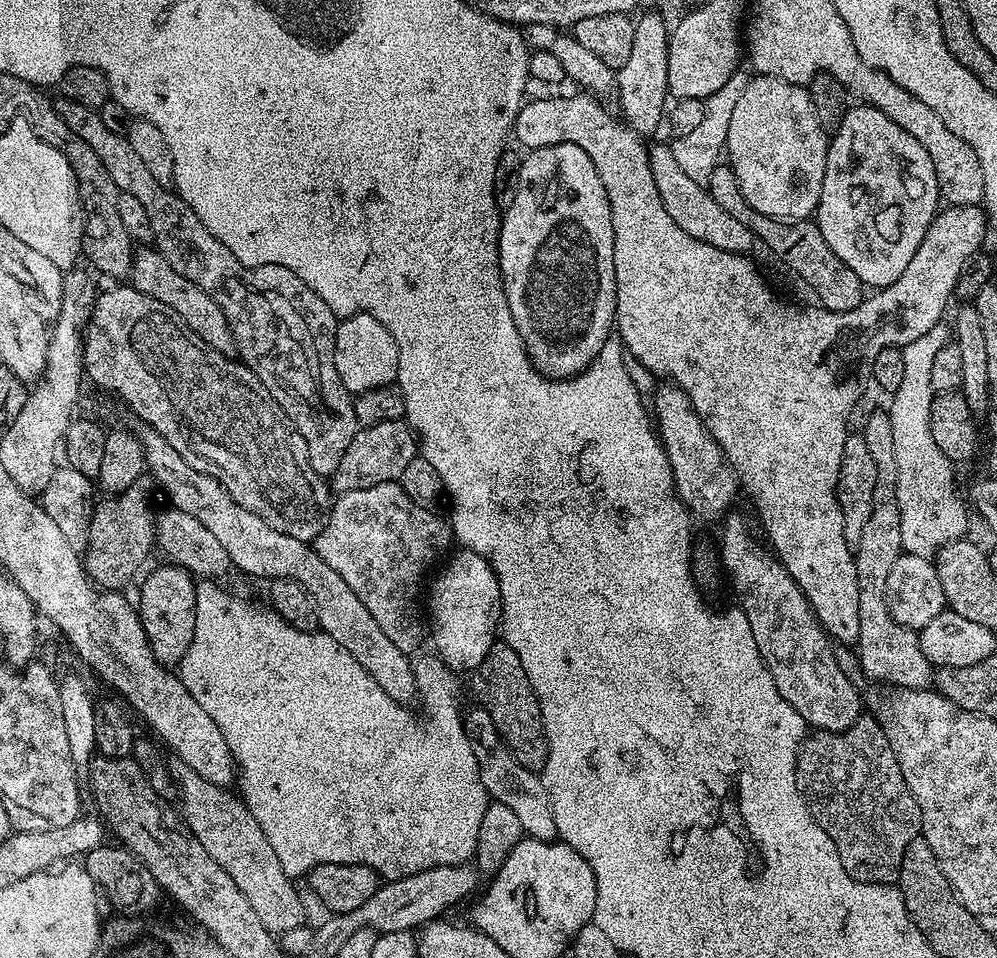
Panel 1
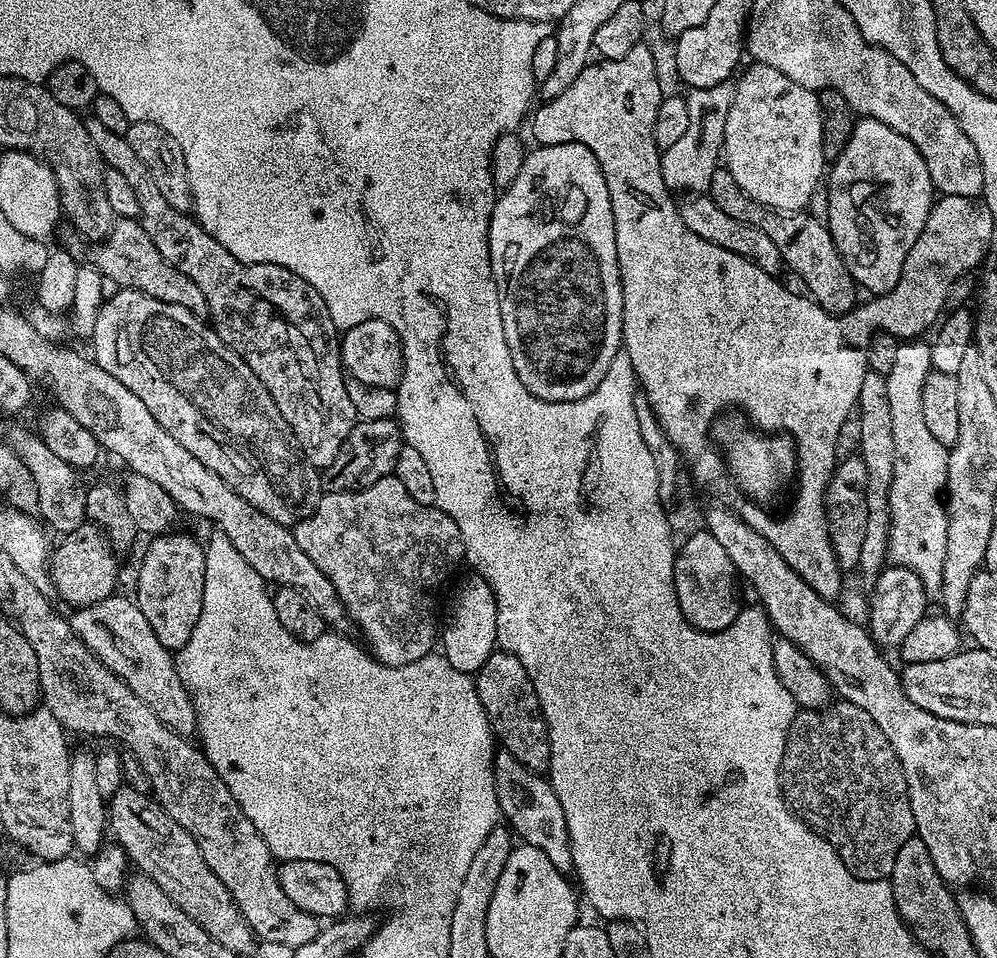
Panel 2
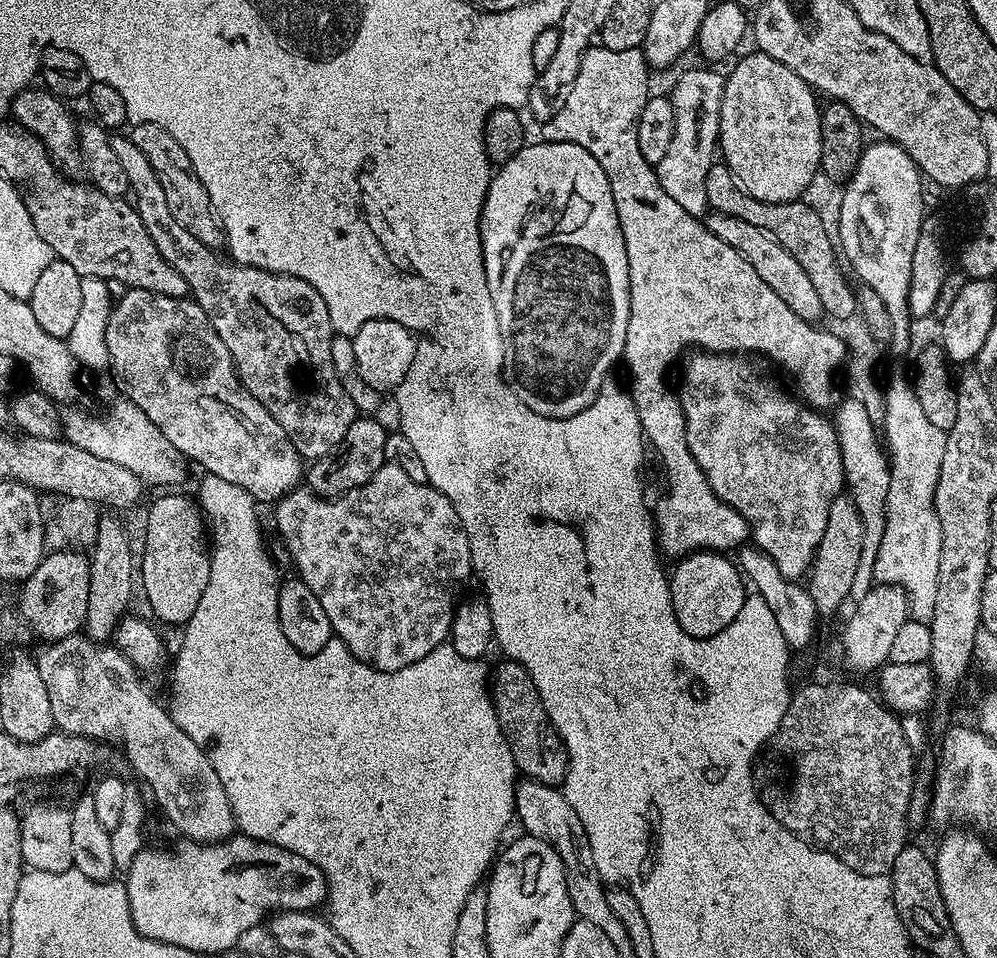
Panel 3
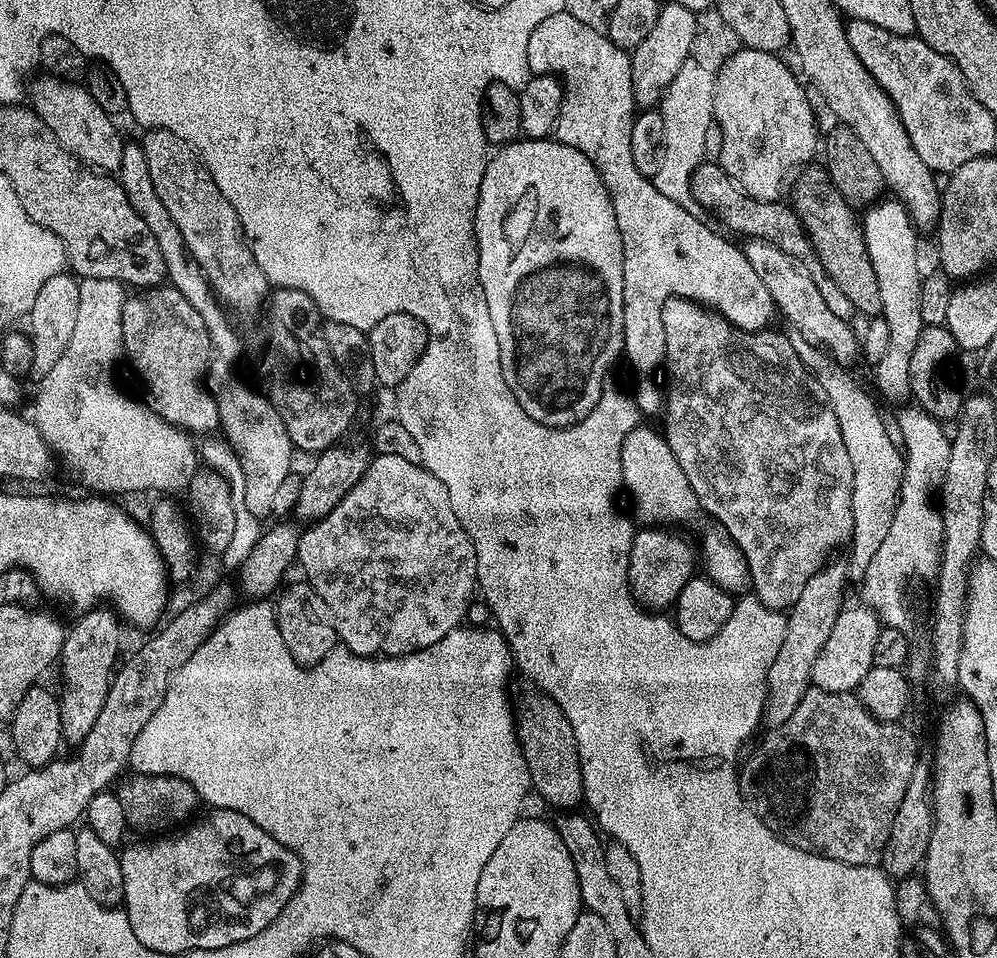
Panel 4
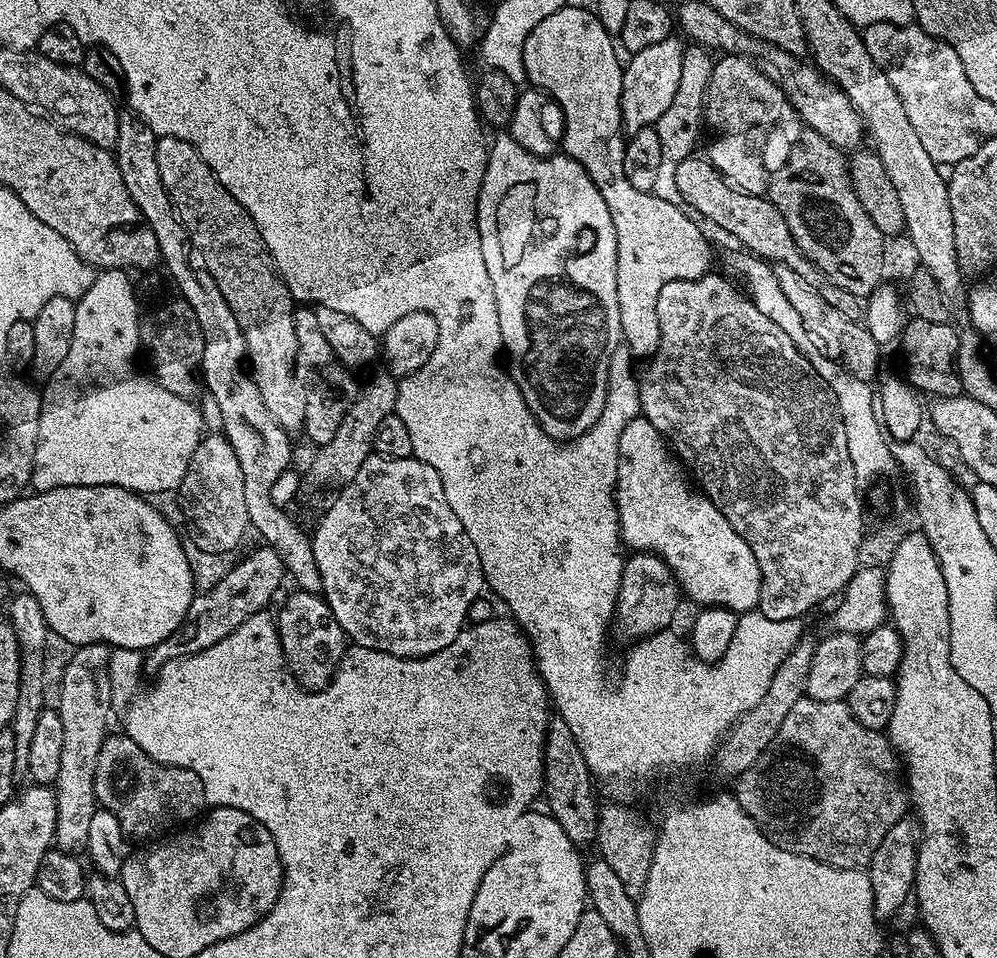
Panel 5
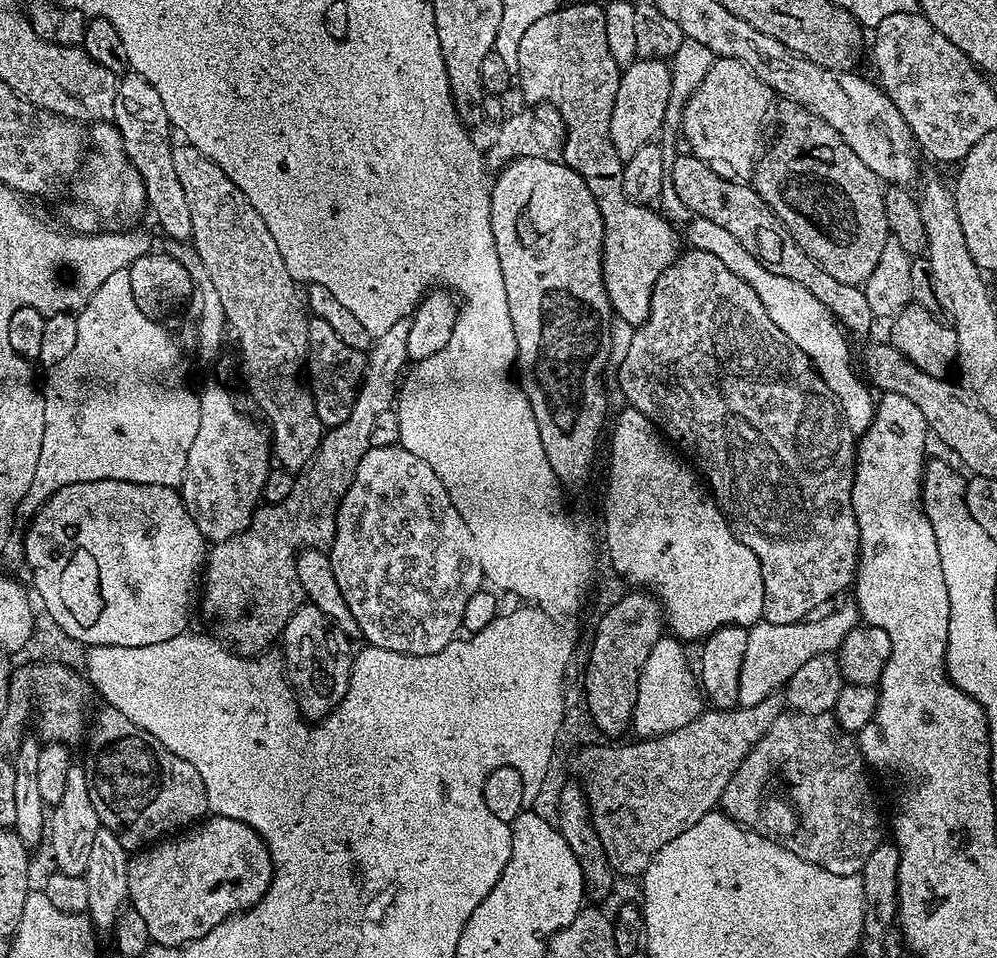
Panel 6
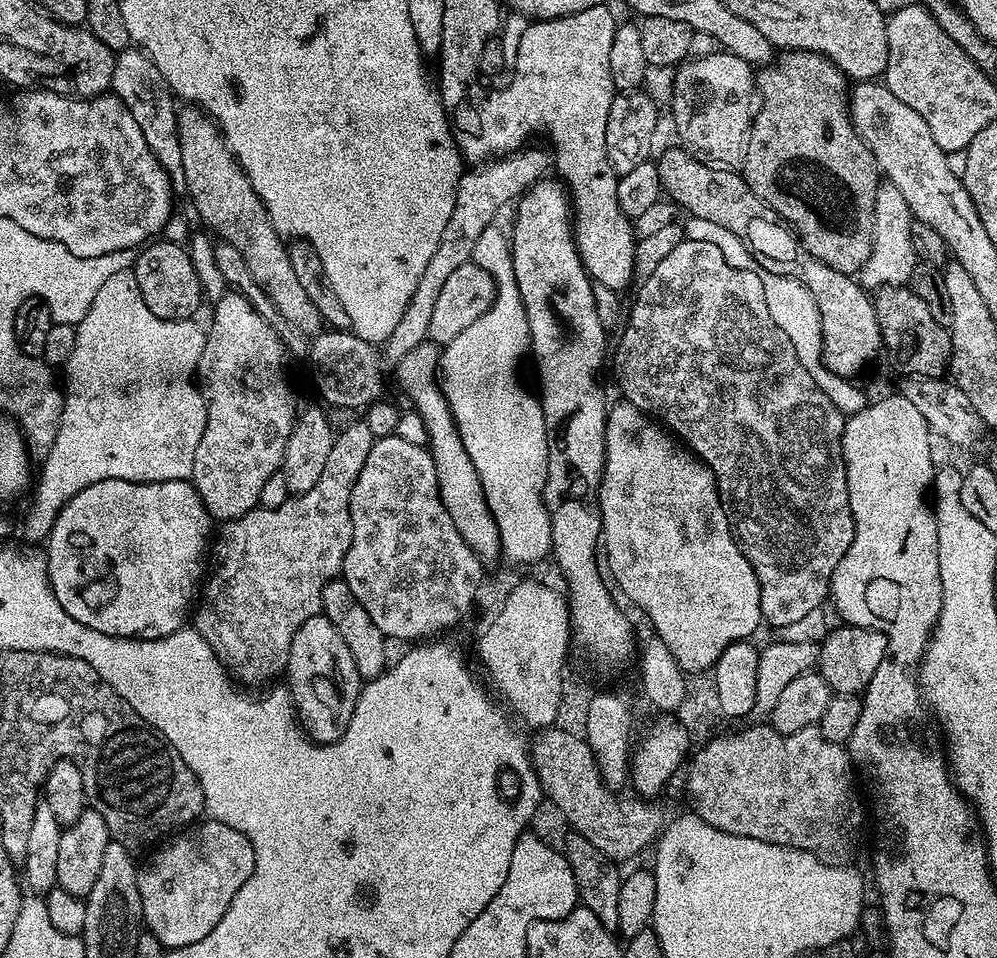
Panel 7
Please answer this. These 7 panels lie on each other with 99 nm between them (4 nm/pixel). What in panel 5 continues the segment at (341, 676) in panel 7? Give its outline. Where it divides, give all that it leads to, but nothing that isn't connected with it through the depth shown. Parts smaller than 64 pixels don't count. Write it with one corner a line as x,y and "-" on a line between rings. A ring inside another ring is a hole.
293,591
293,596
280,608
280,616
275,617
276,629
280,632
280,645
284,651
284,663
287,664
292,677
301,688
319,690
329,684
340,659
344,656
346,637
344,631
338,626
336,619
332,617
332,611
328,608
323,595
315,592

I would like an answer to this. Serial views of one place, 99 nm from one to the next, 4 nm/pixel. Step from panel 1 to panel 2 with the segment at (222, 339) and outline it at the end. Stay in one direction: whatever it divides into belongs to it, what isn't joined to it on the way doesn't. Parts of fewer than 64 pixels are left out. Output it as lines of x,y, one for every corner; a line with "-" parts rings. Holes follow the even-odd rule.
117,219
106,239
99,241
93,248
96,249
92,252
91,267
99,268
105,281
112,283
113,280
117,289
133,288
142,294
150,294
150,298
158,298
158,302
166,302
174,306
186,306
186,310
190,310
201,318
208,316
206,298
203,296
202,290
198,290
198,286
194,286
194,282
190,282
190,278
186,278
186,274
182,274
174,266
170,266
166,262
166,258
162,258
162,254
158,254
158,246
154,246
154,242
150,242
150,238
144,227
140,225
139,219

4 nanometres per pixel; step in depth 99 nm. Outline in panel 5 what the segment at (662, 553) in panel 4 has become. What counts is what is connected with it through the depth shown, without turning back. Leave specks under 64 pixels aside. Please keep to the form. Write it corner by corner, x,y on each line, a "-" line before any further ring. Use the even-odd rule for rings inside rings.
632,552
625,559
618,586
615,627
620,627
621,634
632,636
631,638
652,636
656,632
671,629
672,619
680,608
680,600
682,601
680,584
672,577
670,566
666,566
663,558
655,556
653,552

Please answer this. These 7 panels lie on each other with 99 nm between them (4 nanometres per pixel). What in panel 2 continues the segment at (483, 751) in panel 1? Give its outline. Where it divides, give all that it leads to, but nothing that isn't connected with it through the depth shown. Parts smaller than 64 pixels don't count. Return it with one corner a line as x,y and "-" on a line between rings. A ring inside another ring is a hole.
503,750
497,751
494,774
498,806
507,827
523,843
542,850
542,854
546,854
546,858
550,858
550,862
554,862
560,872
569,873
572,869
572,850
569,846
566,814
562,814
562,802
558,802
558,794
554,794
552,783
541,773
522,766
514,754

